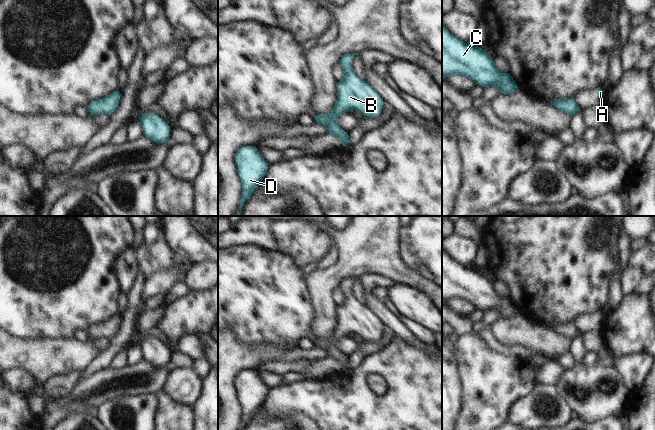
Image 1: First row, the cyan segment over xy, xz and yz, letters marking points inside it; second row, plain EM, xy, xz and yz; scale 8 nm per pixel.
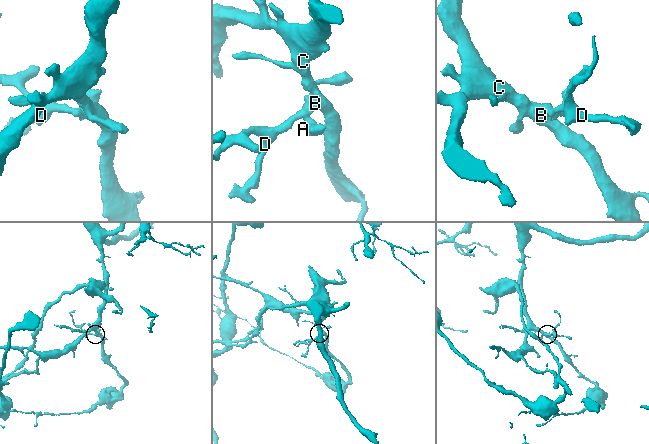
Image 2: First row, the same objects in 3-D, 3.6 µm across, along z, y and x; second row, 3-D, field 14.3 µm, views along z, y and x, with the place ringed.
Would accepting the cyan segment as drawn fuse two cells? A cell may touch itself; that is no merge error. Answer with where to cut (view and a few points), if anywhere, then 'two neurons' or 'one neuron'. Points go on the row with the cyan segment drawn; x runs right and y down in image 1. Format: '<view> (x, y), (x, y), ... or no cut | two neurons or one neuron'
xz (334, 120), (329, 118), (325, 124) | two neurons

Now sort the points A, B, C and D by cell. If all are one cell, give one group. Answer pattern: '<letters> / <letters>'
A / B C D

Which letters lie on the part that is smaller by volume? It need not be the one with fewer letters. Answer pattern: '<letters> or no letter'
A

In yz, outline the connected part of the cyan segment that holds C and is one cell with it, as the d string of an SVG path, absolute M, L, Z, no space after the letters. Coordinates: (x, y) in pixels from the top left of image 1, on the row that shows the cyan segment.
M442 23L442 78L452 74L467 76L483 88L495 85L500 94L509 95L520 90L510 72L500 74L494 59L479 46L457 39Z

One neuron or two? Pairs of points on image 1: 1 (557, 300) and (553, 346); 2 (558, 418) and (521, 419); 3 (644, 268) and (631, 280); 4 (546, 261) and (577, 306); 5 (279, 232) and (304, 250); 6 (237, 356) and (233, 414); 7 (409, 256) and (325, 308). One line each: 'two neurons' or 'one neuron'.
1: two neurons
2: one neuron
3: one neuron
4: one neuron
5: one neuron
6: one neuron
7: two neurons

